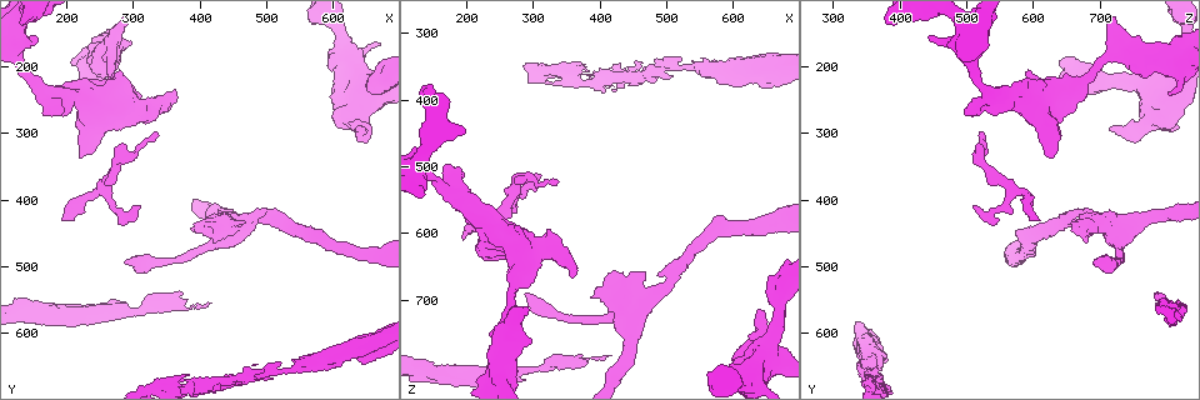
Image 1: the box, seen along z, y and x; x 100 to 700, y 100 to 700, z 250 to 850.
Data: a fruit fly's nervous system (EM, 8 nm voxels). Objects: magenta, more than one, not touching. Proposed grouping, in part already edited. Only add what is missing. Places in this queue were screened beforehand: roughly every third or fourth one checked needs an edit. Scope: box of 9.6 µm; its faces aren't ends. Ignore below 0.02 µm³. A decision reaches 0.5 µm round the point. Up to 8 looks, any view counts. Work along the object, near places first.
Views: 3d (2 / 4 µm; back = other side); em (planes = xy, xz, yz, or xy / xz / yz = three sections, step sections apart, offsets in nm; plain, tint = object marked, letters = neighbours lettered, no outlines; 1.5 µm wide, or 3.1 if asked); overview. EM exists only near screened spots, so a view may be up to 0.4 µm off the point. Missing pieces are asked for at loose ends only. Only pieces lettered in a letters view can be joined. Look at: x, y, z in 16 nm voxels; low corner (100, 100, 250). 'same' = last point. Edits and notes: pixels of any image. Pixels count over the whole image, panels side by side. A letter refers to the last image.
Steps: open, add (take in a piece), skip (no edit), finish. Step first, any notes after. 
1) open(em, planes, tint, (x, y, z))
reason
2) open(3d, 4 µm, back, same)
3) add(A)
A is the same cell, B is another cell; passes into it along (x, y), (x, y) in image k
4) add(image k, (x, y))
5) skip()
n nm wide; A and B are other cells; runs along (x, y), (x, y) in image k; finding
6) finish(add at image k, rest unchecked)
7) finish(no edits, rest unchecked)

open(em, planes, tint, (595, 265, 790))
an open end

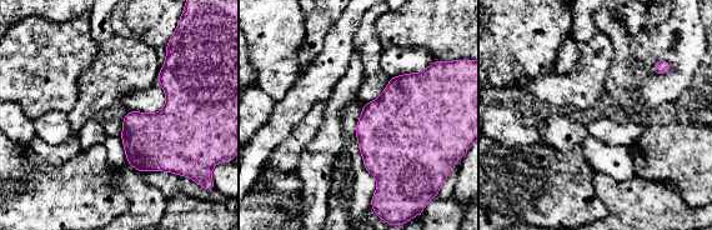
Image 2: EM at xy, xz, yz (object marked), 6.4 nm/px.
open(em, planes, letters, same)

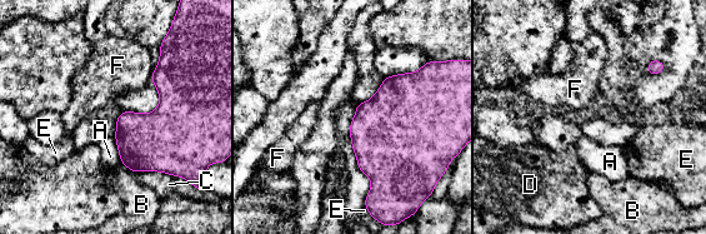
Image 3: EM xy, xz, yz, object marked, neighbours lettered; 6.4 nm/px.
skip()
A, B, C, D, E and F are other cells; border along (114, 135), (121, 163) in image 3; no lettered piece goes on from it

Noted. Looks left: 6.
open(em, planes, letters, (385, 440, 700))
stops while still wide

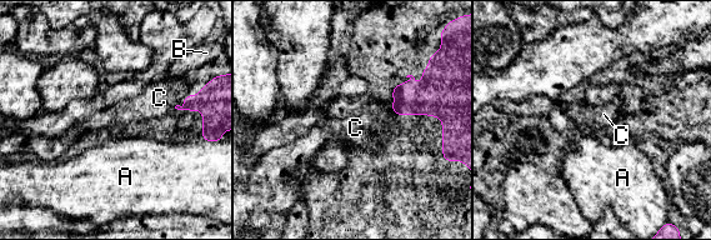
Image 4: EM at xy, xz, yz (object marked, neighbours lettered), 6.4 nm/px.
skip()
A, B and C are other cells; border along (391, 108), (395, 114) in image 4; none of them fits

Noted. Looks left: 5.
open(3d, 2 µm, (220, 335, 625))
branch stops here

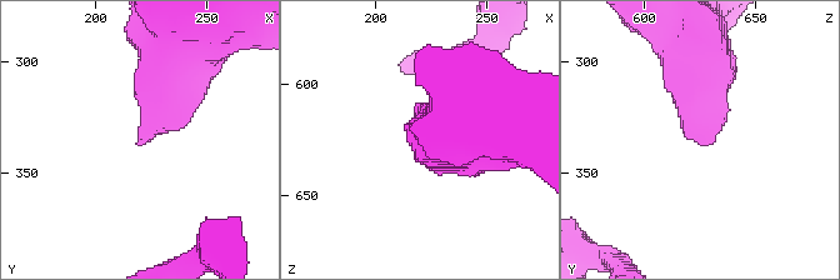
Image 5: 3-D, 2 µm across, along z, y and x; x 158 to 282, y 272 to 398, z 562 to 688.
open(em, planes, letters, (218, 335, 626))

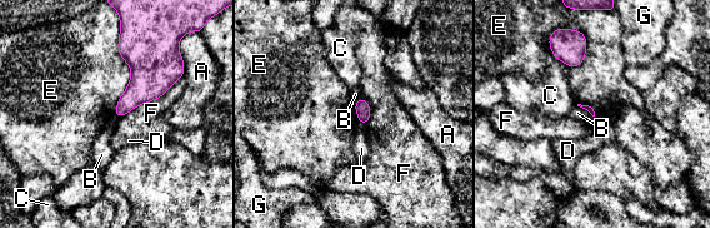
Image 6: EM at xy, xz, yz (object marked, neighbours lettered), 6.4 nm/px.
skip()
A, B, C, D, E, F and G are other cells; border along (120, 24), (130, 80), (114, 115) in image 6; no lettered piece goes on from it

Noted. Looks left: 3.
finish(no edits, rest unchecked)

